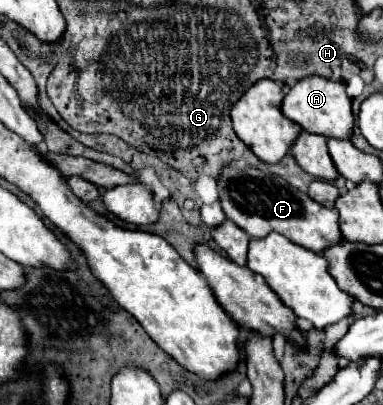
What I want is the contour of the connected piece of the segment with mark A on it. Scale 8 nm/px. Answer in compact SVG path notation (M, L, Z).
M301 79L291 91L285 95L281 103L281 111L287 119L293 119L299 123L305 131L317 133L323 137L333 139L349 139L353 131L353 111L351 111L351 99L345 93L343 83L329 81L329 79Z

